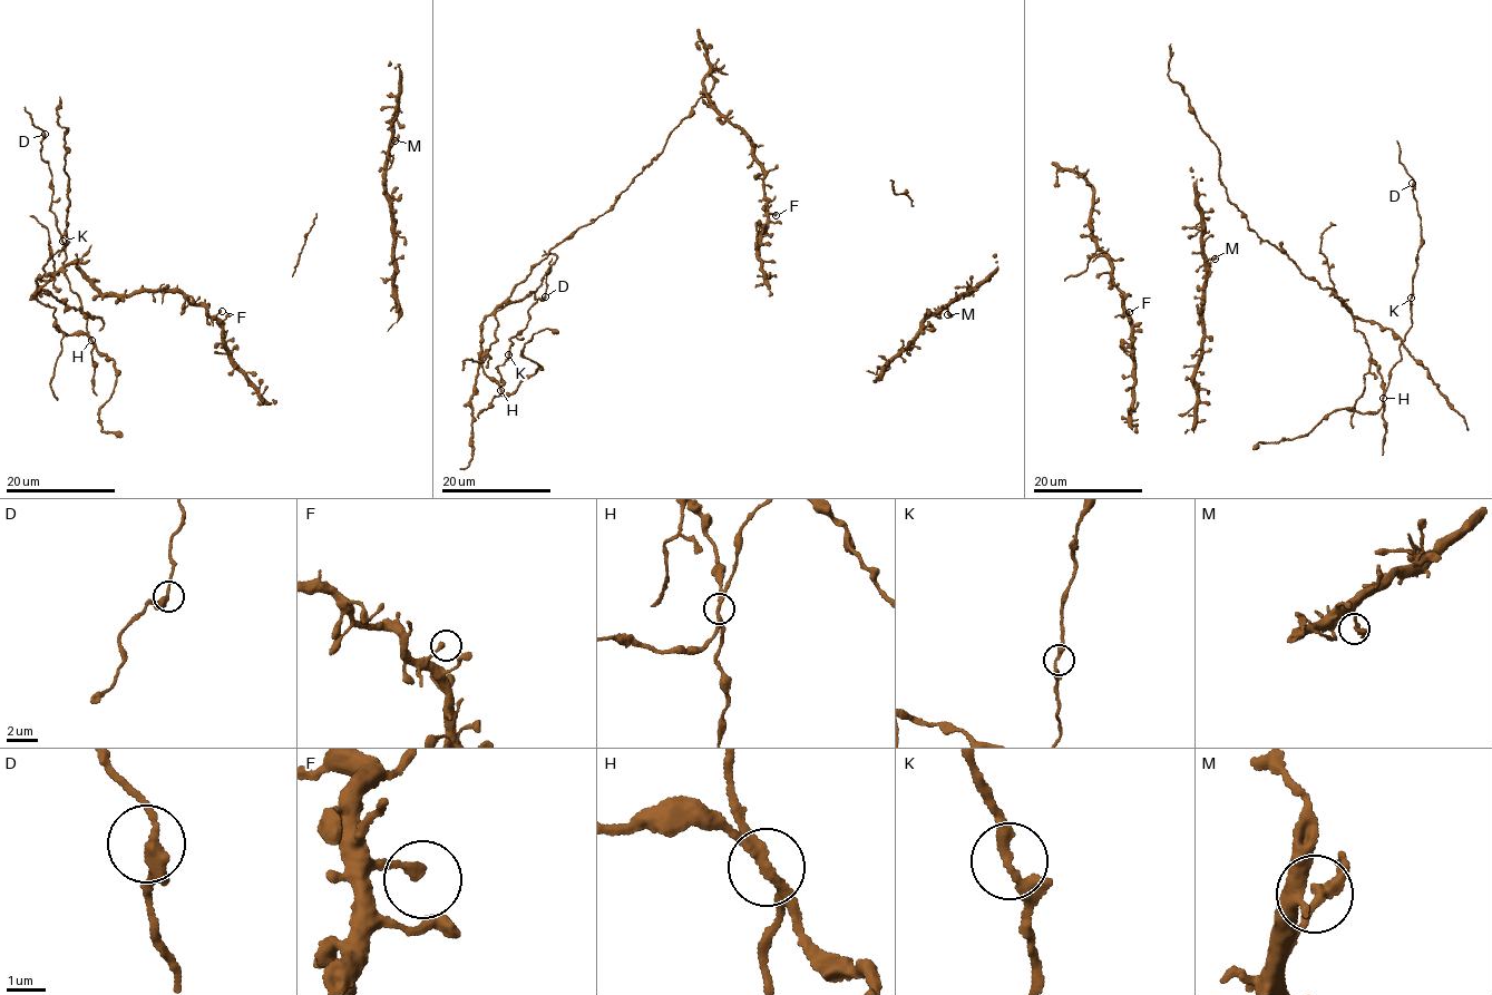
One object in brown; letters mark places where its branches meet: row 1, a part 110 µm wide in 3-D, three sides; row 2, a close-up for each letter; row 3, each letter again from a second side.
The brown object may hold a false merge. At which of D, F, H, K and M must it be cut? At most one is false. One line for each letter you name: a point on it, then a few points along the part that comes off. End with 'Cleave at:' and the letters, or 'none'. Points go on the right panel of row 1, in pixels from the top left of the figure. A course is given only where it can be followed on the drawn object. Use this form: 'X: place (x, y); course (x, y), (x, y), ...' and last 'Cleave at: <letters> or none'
H: place (1383, 398); course (1383, 398), (1344, 300), (1260, 239), (1230, 202), (1219, 149), (1170, 78), (1170, 42)
Cleave at: H

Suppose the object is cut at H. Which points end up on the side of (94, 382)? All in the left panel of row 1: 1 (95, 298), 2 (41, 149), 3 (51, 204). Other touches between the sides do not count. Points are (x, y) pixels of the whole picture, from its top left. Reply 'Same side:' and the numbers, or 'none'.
Same side: 1, 2, 3

